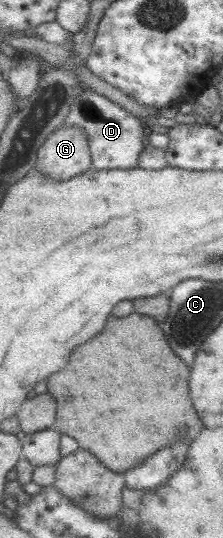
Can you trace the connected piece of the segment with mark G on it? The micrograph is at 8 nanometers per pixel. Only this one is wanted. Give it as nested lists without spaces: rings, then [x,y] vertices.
[[[57,126],[36,151],[34,169],[55,181],[71,179],[91,167],[87,136],[81,126]]]

